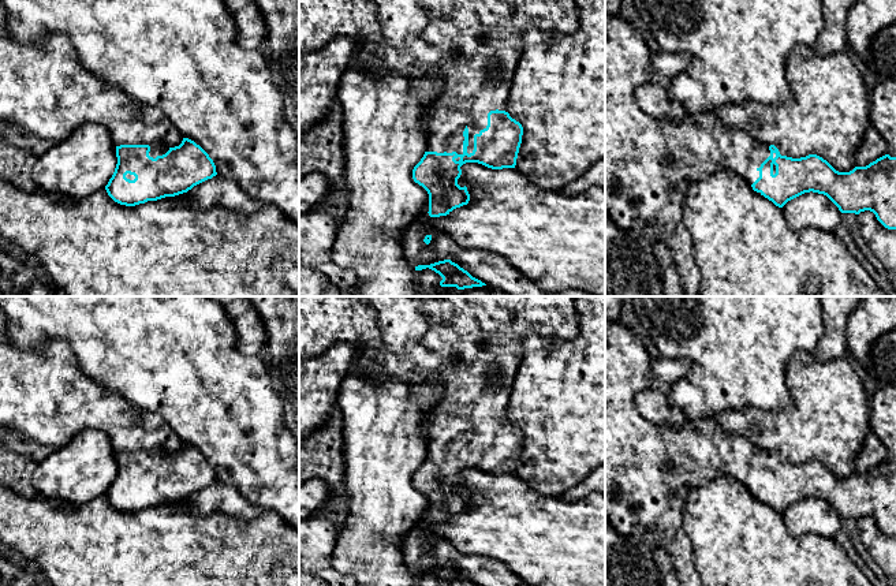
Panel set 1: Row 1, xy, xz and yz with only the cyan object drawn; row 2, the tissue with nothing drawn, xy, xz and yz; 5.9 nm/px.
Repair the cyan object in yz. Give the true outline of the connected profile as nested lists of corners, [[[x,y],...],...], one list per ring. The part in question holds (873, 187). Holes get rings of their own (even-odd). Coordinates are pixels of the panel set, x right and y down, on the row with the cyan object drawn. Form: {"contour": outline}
{"contour": [[[621,15],[611,16],[605,22],[605,212],[620,229],[636,239],[654,273],[660,273],[660,268],[647,228],[657,231],[672,254],[686,296],[702,296],[694,243],[683,223],[686,194],[694,183],[720,169],[740,175],[757,194],[779,208],[813,191],[826,195],[841,213],[870,210],[885,228],[896,229],[896,157],[885,154],[866,167],[839,172],[817,154],[800,158],[781,156],[774,145],[725,126],[709,111],[688,115],[695,122],[694,127],[671,131],[668,122],[645,113],[635,100],[635,90],[653,71],[652,51],[642,33]]]}

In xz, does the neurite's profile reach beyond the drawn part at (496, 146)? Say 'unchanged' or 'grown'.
grown

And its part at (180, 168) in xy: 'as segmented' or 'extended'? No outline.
extended

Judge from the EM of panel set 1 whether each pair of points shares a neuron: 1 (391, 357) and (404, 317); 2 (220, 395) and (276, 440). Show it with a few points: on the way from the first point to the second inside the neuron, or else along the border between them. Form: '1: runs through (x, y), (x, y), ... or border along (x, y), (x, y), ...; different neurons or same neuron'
1: runs through (400, 347), (402, 327); same neuron
2: runs through (234, 407), (262, 436); same neuron

